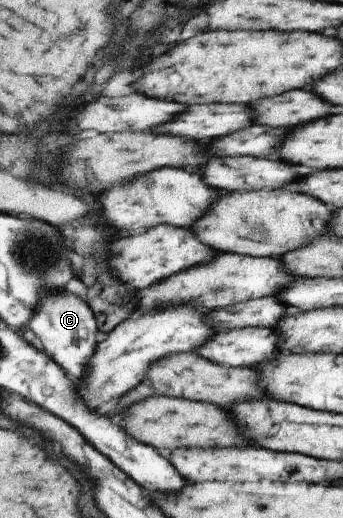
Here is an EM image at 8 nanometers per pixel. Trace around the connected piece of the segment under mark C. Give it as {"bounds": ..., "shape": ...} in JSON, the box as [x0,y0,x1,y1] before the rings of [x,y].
{"bounds":[28,290,100,379],"shape":[[[65,290],[50,293],[57,295],[47,297],[45,294],[39,301],[32,319],[28,322],[29,331],[43,353],[60,369],[64,369],[65,373],[75,379],[81,379],[89,359],[92,359],[95,352],[95,345],[100,341],[97,339],[99,335],[95,335],[97,333],[95,319],[91,315],[91,309],[75,295],[69,295]]]}

